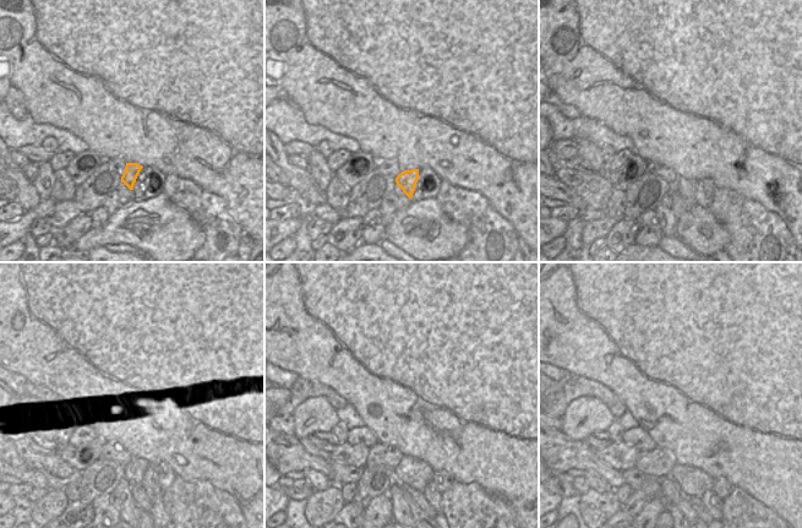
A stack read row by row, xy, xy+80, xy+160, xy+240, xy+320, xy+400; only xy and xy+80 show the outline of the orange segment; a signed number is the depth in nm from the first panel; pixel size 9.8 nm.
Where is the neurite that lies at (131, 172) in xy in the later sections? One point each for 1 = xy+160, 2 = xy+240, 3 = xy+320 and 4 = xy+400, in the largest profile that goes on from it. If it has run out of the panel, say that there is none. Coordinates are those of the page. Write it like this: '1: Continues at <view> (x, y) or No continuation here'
1: Continues at xy+160 (685, 188)
2: Continues at xy+240 (149, 483)
3: Continues at xy+320 (434, 496)
4: Continues at xy+400 (714, 504)

